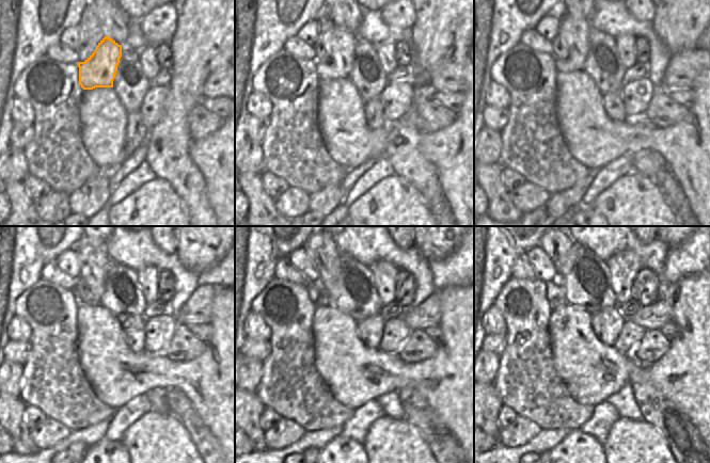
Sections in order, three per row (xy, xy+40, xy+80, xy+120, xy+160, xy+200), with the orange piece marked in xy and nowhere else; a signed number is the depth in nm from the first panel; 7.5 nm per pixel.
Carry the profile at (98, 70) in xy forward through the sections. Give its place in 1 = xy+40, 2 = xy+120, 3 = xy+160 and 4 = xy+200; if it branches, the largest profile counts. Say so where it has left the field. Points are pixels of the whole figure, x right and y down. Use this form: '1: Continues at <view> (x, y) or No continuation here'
1: Continues at xy+40 (337, 64)
2: Continues at xy+120 (93, 261)
3: Continues at xy+160 (320, 248)
4: Continues at xy+200 (556, 248).

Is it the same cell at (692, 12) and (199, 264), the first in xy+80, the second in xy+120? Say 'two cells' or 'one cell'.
one cell

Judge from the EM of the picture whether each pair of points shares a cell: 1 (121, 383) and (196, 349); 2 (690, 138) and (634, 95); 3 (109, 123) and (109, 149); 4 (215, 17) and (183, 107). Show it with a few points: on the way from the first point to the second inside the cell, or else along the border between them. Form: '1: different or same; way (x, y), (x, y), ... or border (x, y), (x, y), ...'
1: different; border (159, 354), (176, 362), (186, 362), (198, 356)
2: different; border (644, 112), (626, 117)
3: same; way (109, 129), (109, 143)
4: same; way (204, 40), (188, 73), (186, 84)

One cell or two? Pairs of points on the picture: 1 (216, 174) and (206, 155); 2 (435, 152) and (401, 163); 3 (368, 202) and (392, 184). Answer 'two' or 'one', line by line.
1: one
2: two
3: one

